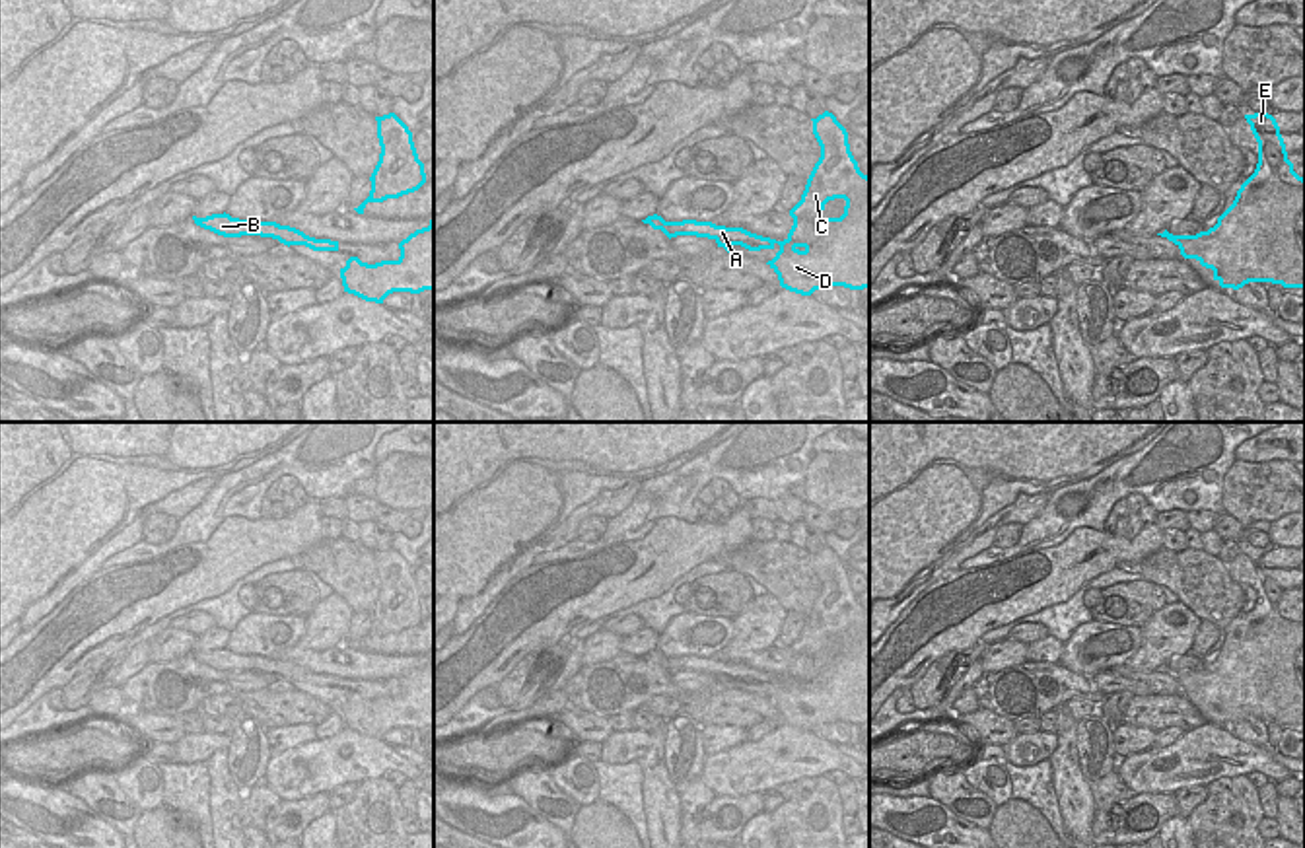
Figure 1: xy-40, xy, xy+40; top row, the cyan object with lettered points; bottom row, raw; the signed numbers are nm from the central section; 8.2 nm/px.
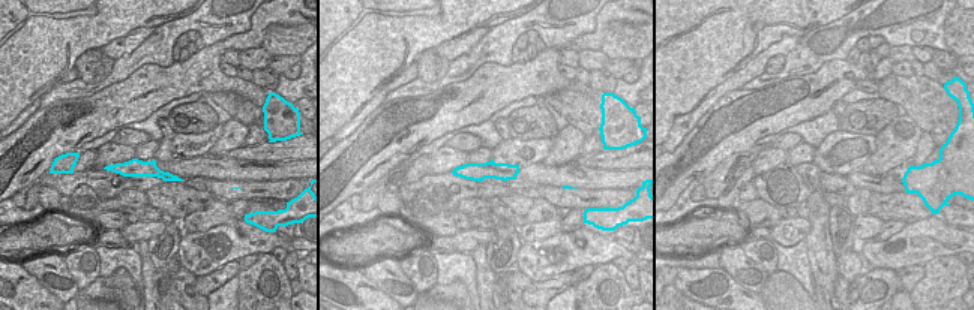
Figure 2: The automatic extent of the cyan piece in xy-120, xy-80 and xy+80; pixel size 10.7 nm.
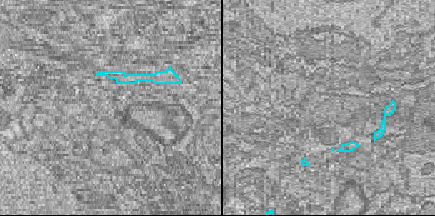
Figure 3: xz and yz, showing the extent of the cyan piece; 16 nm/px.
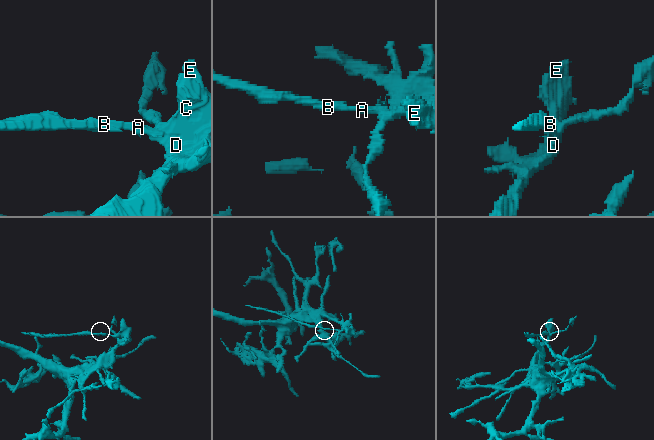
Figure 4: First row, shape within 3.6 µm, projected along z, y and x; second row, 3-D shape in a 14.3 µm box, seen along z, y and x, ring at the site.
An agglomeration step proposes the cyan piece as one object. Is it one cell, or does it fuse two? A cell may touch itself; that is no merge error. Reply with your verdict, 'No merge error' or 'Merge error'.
Merge error.

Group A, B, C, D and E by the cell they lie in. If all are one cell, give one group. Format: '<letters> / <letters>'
A B / C D E

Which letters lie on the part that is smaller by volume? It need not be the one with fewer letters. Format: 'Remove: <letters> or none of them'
Remove: A, B

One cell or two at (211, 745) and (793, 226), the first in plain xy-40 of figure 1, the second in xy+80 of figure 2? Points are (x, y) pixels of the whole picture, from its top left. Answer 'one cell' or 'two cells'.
one cell

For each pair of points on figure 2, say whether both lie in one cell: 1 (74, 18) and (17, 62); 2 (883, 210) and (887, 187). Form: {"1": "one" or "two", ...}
{"1": "one", "2": "two"}

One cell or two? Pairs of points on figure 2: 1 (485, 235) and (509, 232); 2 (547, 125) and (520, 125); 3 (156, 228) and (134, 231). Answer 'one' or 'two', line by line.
1: two
2: one
3: one

